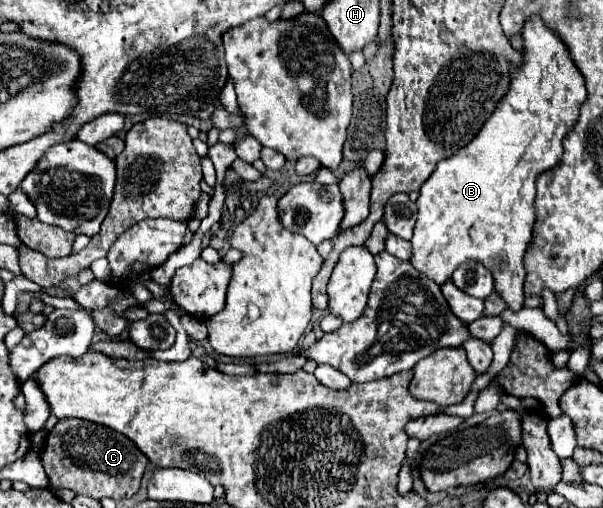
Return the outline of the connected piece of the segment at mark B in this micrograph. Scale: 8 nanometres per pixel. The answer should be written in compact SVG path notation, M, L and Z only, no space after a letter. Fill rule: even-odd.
M534 16L524 24L524 66L516 68L512 74L510 94L502 100L498 112L490 116L490 122L478 132L478 138L458 154L444 162L438 162L436 170L420 188L418 198L418 220L412 236L412 256L410 264L436 284L450 280L452 272L466 260L482 262L494 276L496 294L506 302L512 312L524 308L524 280L526 266L524 254L532 238L532 226L536 220L534 196L536 196L536 176L548 168L554 168L562 154L562 138L576 124L580 104L586 100L584 78L574 66L566 46L554 36L546 24Z

